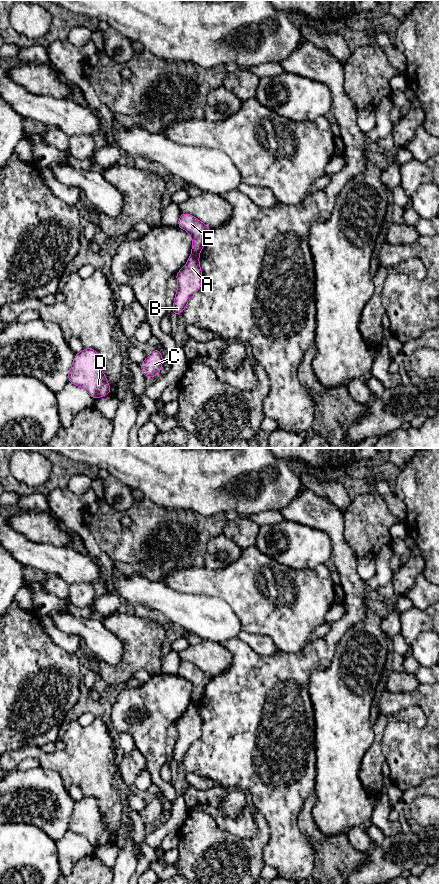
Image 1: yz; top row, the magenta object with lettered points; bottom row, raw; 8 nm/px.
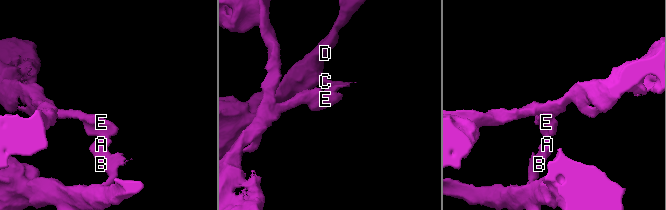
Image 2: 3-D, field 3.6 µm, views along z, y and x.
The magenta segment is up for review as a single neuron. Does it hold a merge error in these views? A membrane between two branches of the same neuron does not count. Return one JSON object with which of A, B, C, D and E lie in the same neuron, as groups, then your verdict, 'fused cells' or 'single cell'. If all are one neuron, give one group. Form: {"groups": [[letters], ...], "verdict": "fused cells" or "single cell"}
{"groups": [["A", "B", "C", "D"], ["E"]], "verdict": "fused cells"}

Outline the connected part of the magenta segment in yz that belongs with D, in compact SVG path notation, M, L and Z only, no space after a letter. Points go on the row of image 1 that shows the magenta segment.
M85 348L75 354L68 373L68 381L84 388L93 399L106 396L111 392L107 377L100 367L98 353L91 348Z

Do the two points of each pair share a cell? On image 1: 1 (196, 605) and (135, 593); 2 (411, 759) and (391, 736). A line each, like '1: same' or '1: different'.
1: same
2: same

